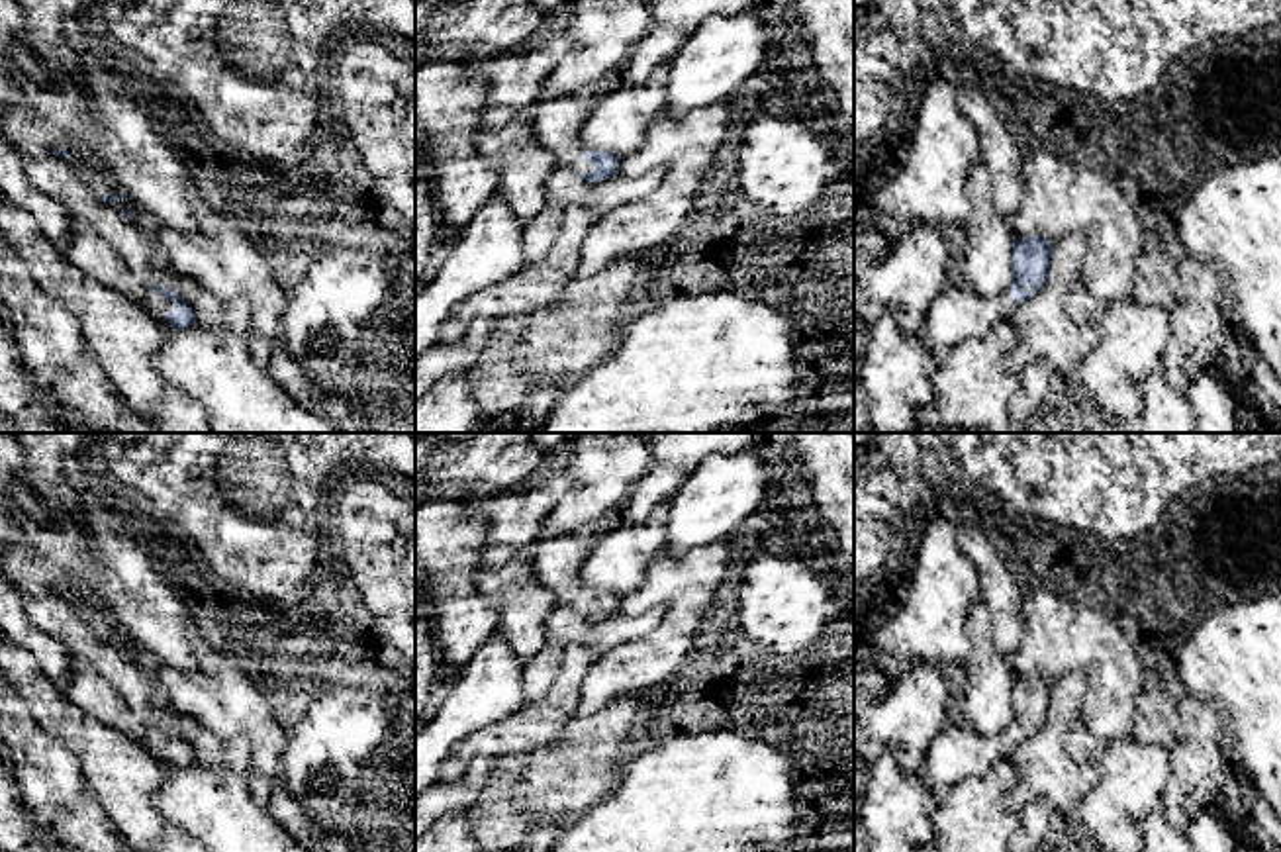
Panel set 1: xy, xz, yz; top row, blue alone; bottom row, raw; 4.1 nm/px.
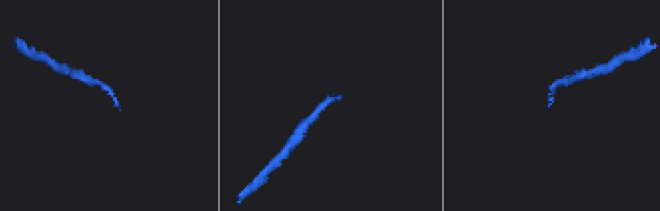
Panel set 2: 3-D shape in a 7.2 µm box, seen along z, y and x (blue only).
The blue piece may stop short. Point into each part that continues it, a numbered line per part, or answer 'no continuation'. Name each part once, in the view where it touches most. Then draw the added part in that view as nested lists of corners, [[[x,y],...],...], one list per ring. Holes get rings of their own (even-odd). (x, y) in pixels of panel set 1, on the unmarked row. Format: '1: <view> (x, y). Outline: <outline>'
1: xy (93, 694). Outline: [[[74,656],[69,680],[63,689],[71,703],[82,713],[119,731],[129,740],[147,748],[155,758],[161,758],[168,750],[180,746],[176,740],[147,725],[127,705],[119,689],[110,680],[100,676],[82,656]]]

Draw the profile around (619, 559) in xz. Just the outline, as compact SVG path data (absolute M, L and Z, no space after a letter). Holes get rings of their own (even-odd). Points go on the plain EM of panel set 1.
M670 499L660 501L644 521L595 537L582 568L584 588L615 592L619 597L640 590L648 566L664 550L668 513Z

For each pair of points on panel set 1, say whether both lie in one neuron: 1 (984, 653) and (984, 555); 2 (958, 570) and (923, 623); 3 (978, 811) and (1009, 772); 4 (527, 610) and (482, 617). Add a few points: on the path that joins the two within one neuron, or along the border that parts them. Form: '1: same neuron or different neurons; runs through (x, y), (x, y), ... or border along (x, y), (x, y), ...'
1: different neurons; border along (980, 596), (990, 615), (992, 643), (996, 647)
2: same neuron; runs through (945, 584), (939, 590), (935, 610)
3: same neuron; runs through (982, 802), (999, 782)
4: different neurons; border along (500, 612), (496, 631)

